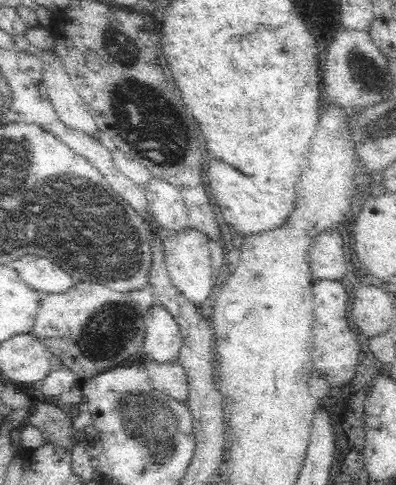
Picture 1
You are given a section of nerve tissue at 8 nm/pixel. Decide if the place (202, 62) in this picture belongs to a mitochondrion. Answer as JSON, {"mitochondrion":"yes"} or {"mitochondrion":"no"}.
{"mitochondrion":"no"}

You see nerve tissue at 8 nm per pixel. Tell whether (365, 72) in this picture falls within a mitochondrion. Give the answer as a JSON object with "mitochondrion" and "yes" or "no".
{"mitochondrion":"yes"}

